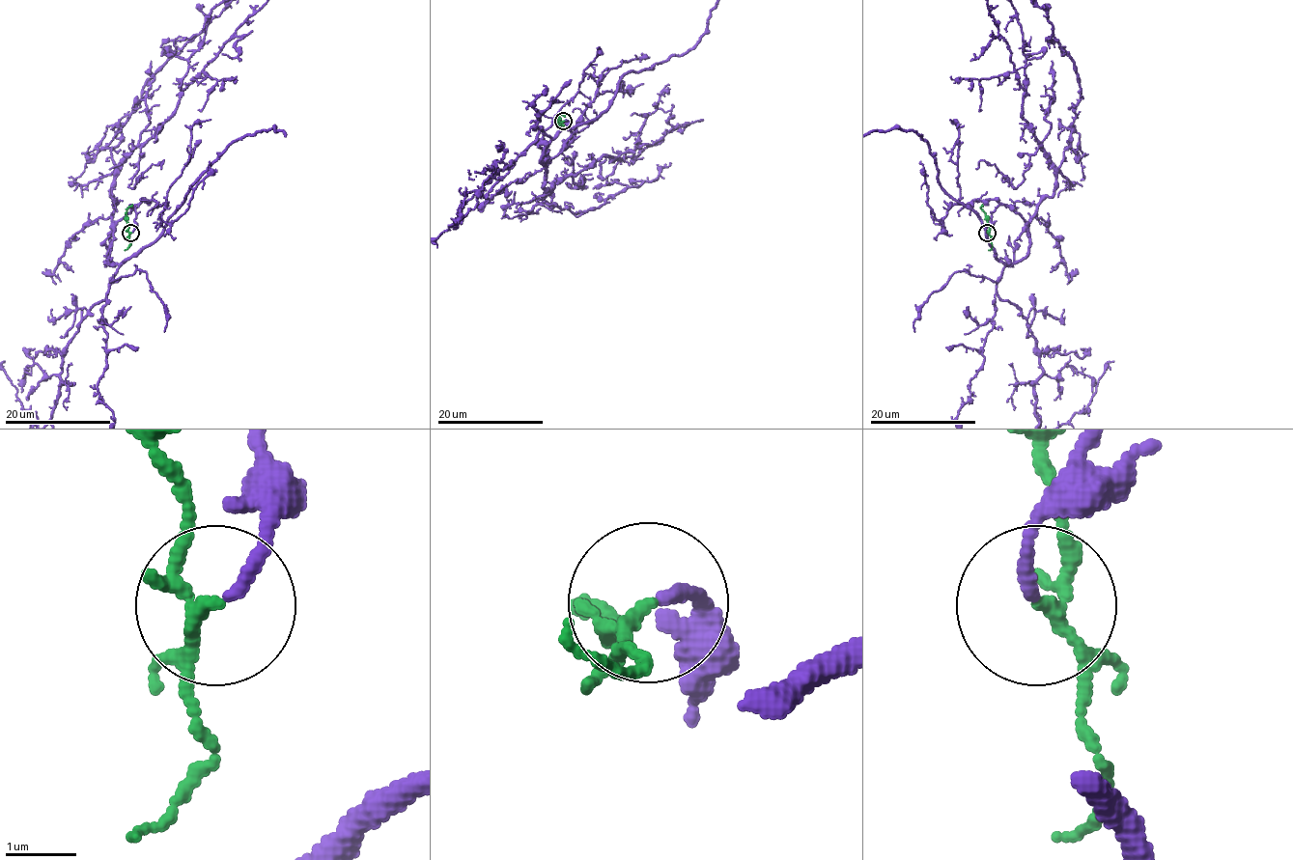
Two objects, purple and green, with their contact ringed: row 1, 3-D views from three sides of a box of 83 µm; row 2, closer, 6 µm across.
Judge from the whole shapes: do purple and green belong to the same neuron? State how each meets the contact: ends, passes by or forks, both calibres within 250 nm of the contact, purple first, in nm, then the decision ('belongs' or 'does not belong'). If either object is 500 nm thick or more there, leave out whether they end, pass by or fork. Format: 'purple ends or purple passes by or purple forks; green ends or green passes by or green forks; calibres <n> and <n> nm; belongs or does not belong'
purple ends; green forks; calibres 170 and 130 nm; belongs

